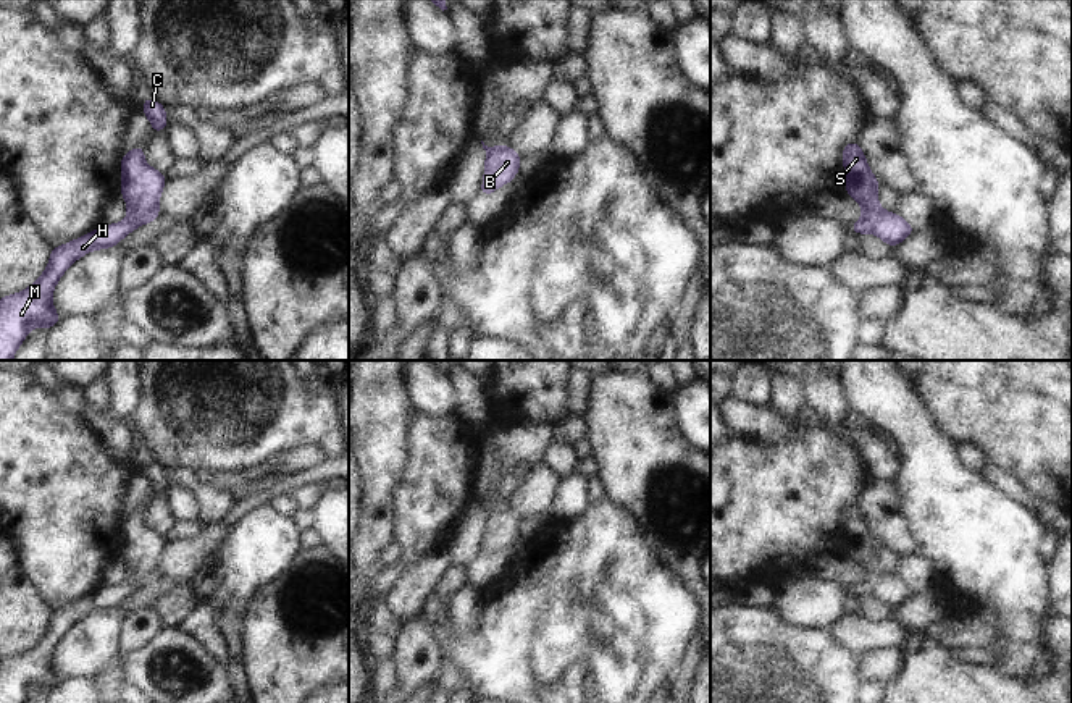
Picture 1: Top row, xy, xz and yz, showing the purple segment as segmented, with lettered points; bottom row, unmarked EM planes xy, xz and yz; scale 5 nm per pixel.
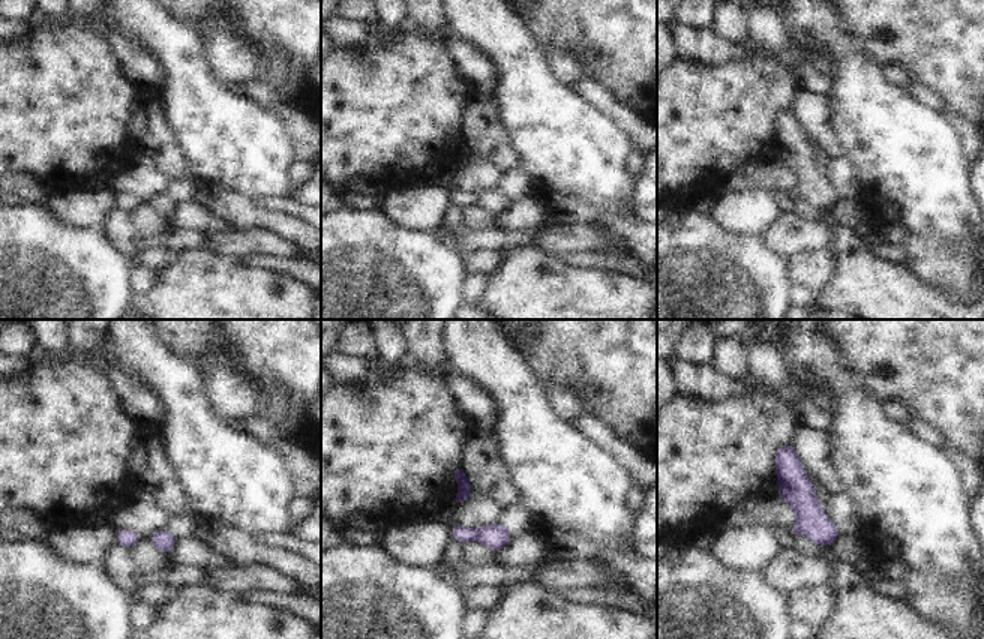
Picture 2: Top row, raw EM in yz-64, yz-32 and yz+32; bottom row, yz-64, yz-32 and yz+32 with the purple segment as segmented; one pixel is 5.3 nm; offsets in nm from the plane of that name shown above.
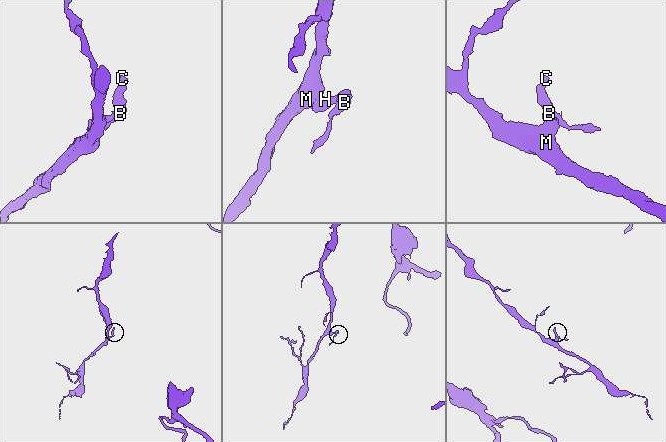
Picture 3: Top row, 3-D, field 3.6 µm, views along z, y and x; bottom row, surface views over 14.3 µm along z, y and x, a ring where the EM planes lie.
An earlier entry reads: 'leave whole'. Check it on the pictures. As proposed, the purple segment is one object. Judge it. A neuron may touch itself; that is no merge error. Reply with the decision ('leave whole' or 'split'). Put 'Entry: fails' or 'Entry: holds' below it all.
split
Entry: fails

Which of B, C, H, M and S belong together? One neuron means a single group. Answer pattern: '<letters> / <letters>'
B C S / H M

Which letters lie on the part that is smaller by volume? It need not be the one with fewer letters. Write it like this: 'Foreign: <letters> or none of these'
Foreign: B, C, S

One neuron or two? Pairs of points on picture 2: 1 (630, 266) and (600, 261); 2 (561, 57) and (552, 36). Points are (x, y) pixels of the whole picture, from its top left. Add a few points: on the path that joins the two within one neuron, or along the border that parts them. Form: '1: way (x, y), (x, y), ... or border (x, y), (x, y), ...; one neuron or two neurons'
1: way (623, 266), (608, 264); one neuron
2: border (546, 51), (558, 45), (567, 45), (585, 66); two neurons

